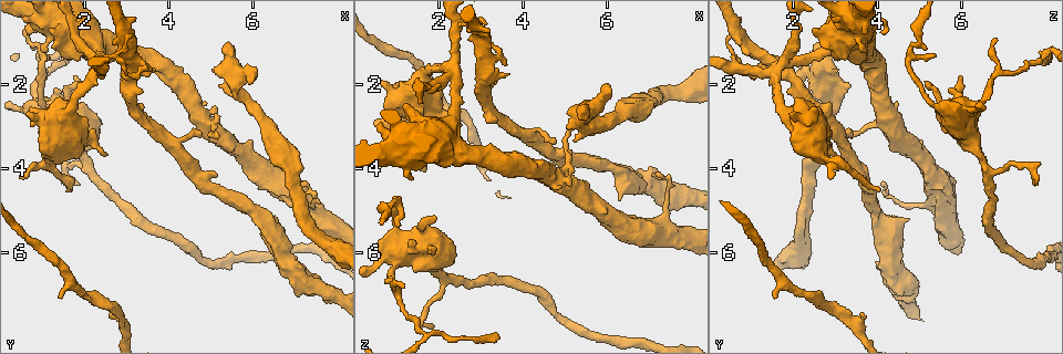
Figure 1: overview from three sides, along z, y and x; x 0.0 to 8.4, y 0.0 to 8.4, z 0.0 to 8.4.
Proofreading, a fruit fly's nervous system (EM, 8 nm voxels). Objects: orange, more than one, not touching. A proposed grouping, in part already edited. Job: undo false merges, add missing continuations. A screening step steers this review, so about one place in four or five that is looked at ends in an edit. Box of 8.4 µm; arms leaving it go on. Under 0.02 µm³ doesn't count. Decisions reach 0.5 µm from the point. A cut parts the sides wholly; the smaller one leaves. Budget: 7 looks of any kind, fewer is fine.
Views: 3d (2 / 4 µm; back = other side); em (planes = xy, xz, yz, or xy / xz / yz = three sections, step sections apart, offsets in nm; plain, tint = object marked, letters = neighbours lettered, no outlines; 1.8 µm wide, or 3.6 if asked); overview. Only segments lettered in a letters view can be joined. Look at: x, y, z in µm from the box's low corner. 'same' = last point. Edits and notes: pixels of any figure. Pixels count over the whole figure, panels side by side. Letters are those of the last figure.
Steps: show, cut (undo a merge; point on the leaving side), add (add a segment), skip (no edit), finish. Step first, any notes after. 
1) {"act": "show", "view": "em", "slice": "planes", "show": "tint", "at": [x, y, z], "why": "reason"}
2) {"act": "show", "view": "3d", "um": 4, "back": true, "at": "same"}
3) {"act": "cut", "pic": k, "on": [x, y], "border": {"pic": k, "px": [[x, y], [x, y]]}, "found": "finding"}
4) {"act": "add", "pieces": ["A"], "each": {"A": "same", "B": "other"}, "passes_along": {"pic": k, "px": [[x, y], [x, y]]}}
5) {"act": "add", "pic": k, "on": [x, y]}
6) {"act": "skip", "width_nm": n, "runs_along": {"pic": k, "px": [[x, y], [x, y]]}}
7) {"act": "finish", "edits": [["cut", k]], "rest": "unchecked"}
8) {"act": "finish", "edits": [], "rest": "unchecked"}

{"act": "show", "view": "em", "slice": "yz", "step": 4, "show": "letters", "at": [4.90, 2.90, 4.25], "why": "side arm on a straight run"}

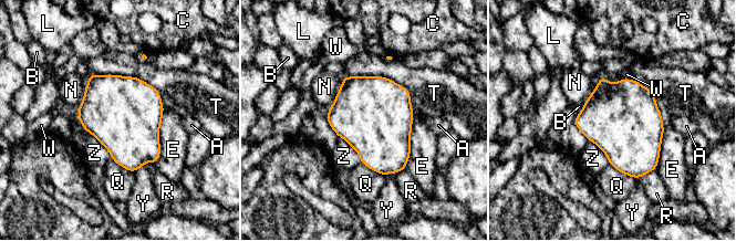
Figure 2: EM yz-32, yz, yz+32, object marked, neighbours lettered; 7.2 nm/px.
{"act": "show", "view": "em", "slice": "planes", "show": "letters", "at": "same", "why": "another direction"}

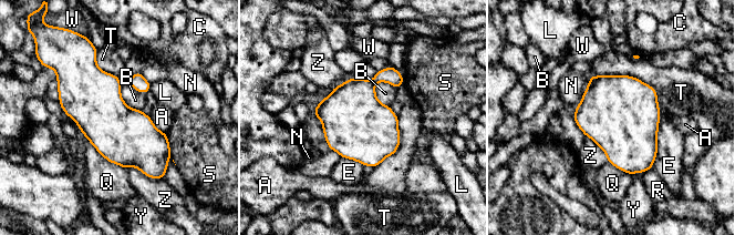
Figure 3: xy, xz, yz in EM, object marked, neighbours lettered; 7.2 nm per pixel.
{"act": "skip", "width_nm": 420, "each": {"A": "other", "B": "other", "C": "other", "E": "other", "L": "other", "N": "other", "Q": "other", "R": "other", "S": "other", "T": "other", "W": "other", "Y": "other", "Z": "other"}, "border": {"pic": 3, "px": [[376, 82], [376, 98], [390, 105]]}, "found": "continuous, no second neuron"}

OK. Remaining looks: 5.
{"act": "show", "view": "em", "slice": "planes", "show": "tint", "at": [2.25, 1.05, 3.00]}

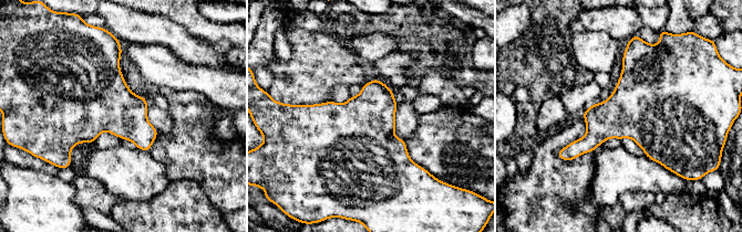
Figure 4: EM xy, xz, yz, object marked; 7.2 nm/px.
{"act": "show", "view": "em", "slice": "planes", "show": "letters", "at": "same", "why": "see the neighbours"}

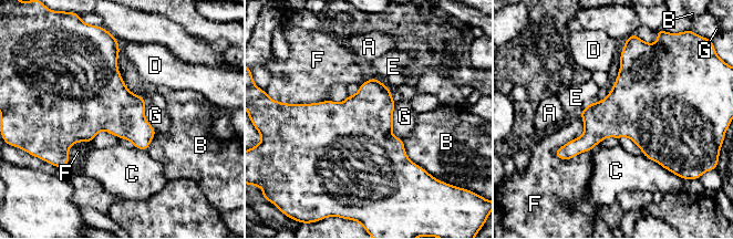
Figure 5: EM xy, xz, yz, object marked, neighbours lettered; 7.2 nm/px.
{"act": "skip", "width_nm": 400, "each": {"A": "other", "B": "other", "C": "other", "D": "other", "E": "other", "F": "other", "G": "other"}, "border": {"pic": 5, "px": [[395, 103], [392, 134], [403, 139]]}, "found": "all the same neuron"}

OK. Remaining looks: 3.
{"act": "show", "view": "3d", "um": 2, "back": true, "at": [3.40, 1.70, 1.10], "why": "closes a loop"}

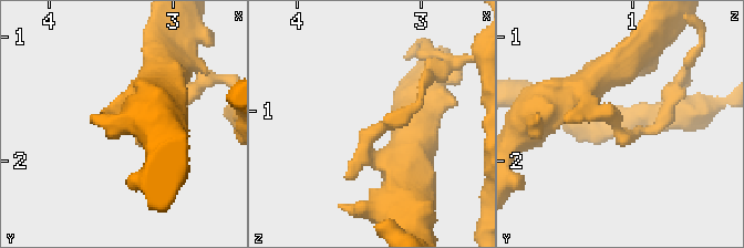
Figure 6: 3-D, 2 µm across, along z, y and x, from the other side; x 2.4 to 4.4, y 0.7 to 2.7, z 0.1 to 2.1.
{"act": "show", "view": "em", "slice": "xz", "step": 16, "show": "letters", "at": [3.32, 1.66, 1.12], "why": "now the EM"}

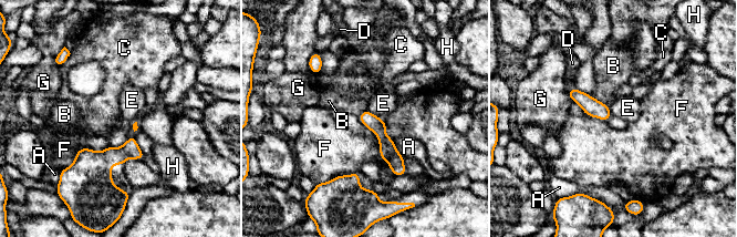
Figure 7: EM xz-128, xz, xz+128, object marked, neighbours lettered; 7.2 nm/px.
{"act": "show", "view": "em", "slice": "planes", "show": "letters", "at": "same", "why": "cut it another way"}

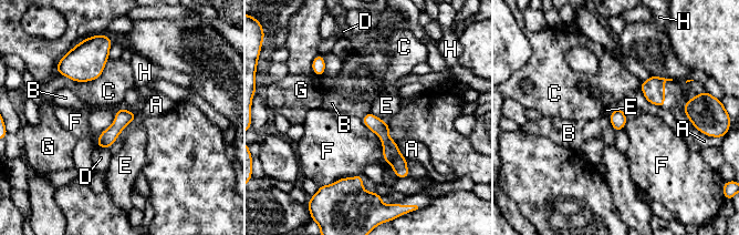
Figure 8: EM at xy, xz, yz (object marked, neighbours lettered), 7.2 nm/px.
{"act": "cut", "pic": 8, "on": [399, 164], "width_nm": 120, "each": {"A": "other", "B": "other", "C": "other", "D": "other", "E": "other", "F": "other", "G": "other", "H": "other"}, "border": {"pic": 8, "px": [[401, 154], [389, 163]]}, "found": "two neurons meet here"}

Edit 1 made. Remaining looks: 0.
{"act": "finish", "edits": [["cut", 8]], "rest": "unchecked"}

